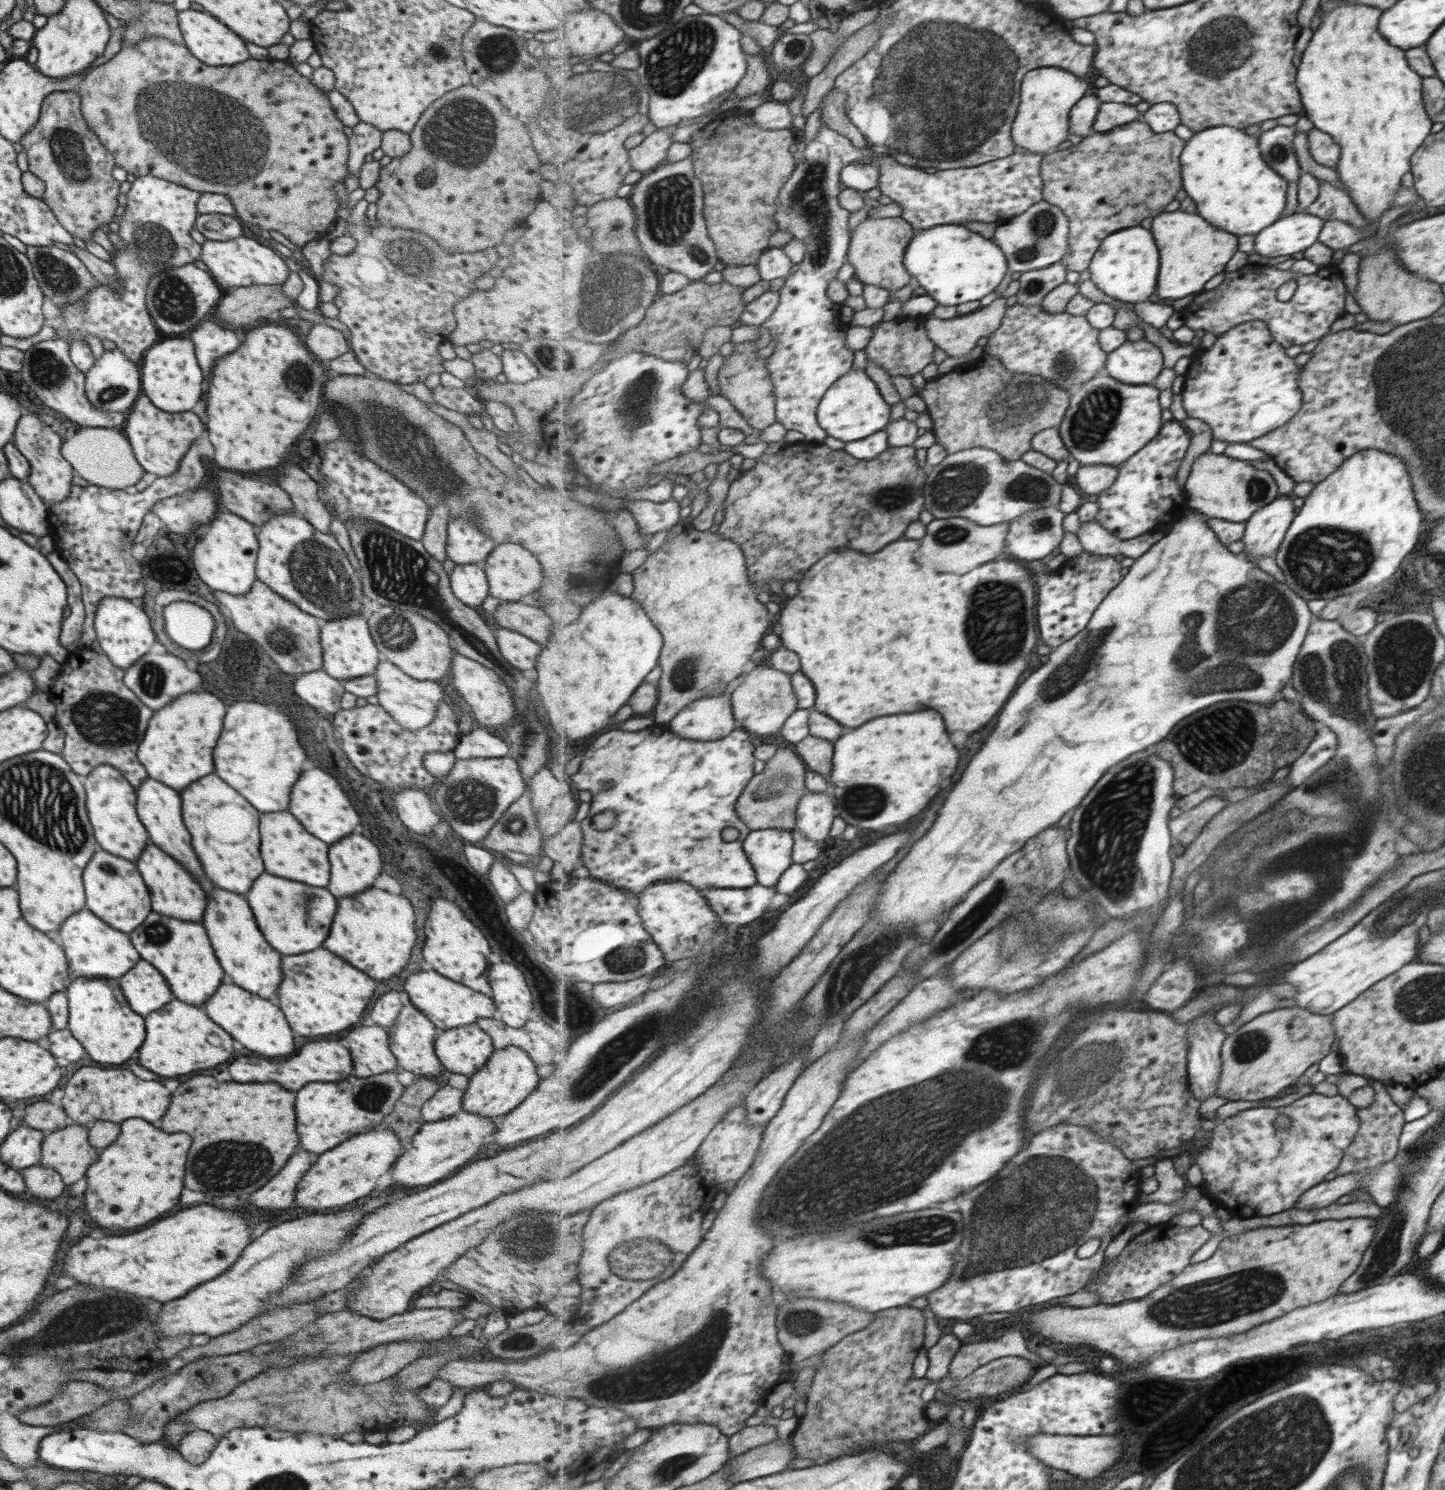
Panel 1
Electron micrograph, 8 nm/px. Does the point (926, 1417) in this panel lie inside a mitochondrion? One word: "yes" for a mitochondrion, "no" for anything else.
no

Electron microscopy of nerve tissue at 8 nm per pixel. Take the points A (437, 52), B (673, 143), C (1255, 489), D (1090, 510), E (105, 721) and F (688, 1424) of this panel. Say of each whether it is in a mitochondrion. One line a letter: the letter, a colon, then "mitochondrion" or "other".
A: mitochondrion
B: other
C: mitochondrion
D: other
E: mitochondrion
F: other

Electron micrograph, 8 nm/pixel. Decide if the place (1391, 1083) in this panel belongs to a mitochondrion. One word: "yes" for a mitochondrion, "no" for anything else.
no

